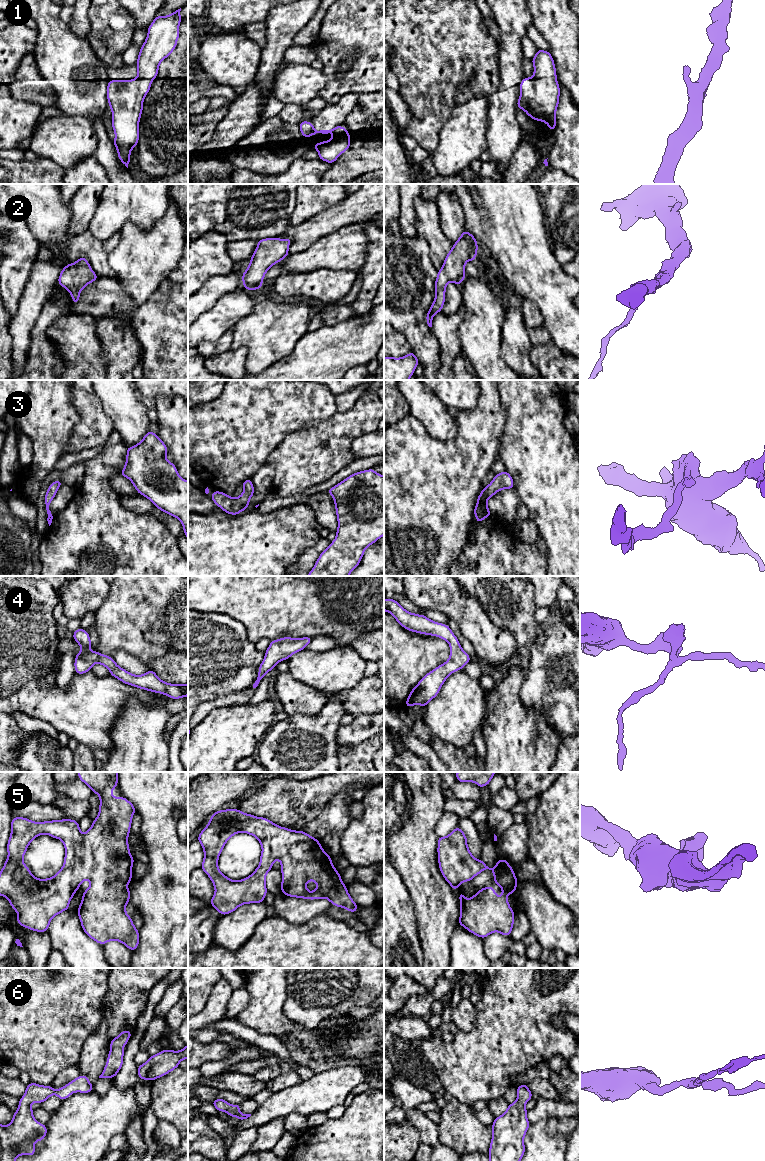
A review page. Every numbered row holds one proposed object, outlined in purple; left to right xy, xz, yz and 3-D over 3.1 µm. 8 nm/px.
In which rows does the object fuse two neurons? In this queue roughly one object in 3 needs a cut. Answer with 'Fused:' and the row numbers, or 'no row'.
Fused: no row

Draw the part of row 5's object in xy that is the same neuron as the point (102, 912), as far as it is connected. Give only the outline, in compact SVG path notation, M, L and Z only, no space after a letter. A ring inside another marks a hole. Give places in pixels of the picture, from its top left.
M78 772L78 778L91 788L92 793L99 795L99 814L92 826L83 835L76 820L34 822L23 817L12 818L8 857L0 871L0 896L6 897L17 912L17 924L33 931L47 932L52 918L69 909L69 903L80 884L88 879L91 885L82 893L78 907L84 932L101 945L115 940L134 951L140 936L132 918L126 914L126 904L130 901L127 885L131 882L135 861L130 854L128 835L136 809L125 797L111 796L112 790L117 787L118 772ZM41 834L60 839L66 851L63 867L47 879L34 877L23 862L29 844Z

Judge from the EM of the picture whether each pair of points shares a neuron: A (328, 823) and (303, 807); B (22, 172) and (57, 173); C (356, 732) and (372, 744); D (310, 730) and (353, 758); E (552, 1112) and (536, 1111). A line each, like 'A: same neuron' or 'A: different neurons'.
A: different neurons
B: same neuron
C: different neurons
D: different neurons
E: same neuron

